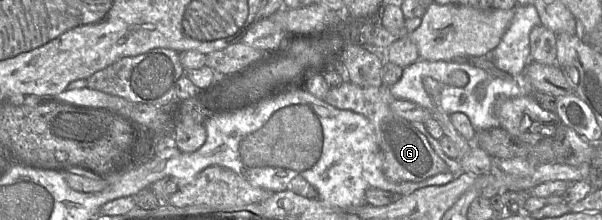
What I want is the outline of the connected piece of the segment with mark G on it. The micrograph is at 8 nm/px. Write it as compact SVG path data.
M349 81L330 88L324 101L331 106L350 110L366 117L372 124L381 152L384 176L394 183L421 182L440 173L449 173L448 166L438 157L427 139L423 123L411 123L391 110L394 100L390 87L363 87Z

